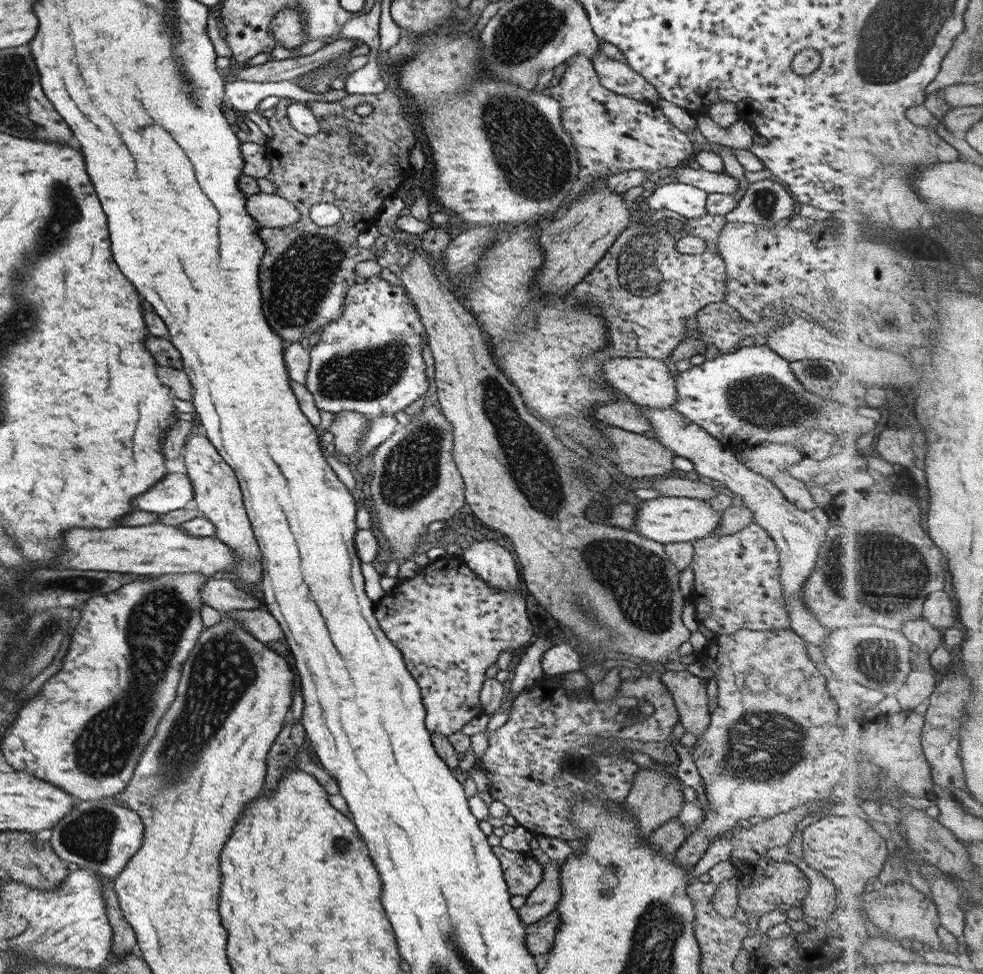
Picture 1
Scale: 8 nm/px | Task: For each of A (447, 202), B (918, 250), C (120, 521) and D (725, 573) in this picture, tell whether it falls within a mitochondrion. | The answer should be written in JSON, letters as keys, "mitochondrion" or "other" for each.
{"A":"other","B":"other","C":"other","D":"other"}

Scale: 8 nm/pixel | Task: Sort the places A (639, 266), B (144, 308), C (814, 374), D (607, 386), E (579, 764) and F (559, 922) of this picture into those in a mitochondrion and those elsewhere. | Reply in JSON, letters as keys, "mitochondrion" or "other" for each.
{"A":"mitochondrion","B":"other","C":"mitochondrion","D":"other","E":"mitochondrion","F":"other"}

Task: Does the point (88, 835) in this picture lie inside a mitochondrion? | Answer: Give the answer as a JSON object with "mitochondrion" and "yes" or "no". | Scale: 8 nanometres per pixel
{"mitochondrion":"yes"}

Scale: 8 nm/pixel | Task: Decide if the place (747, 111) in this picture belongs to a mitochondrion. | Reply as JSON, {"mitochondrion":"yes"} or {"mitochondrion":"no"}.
{"mitochondrion":"no"}

